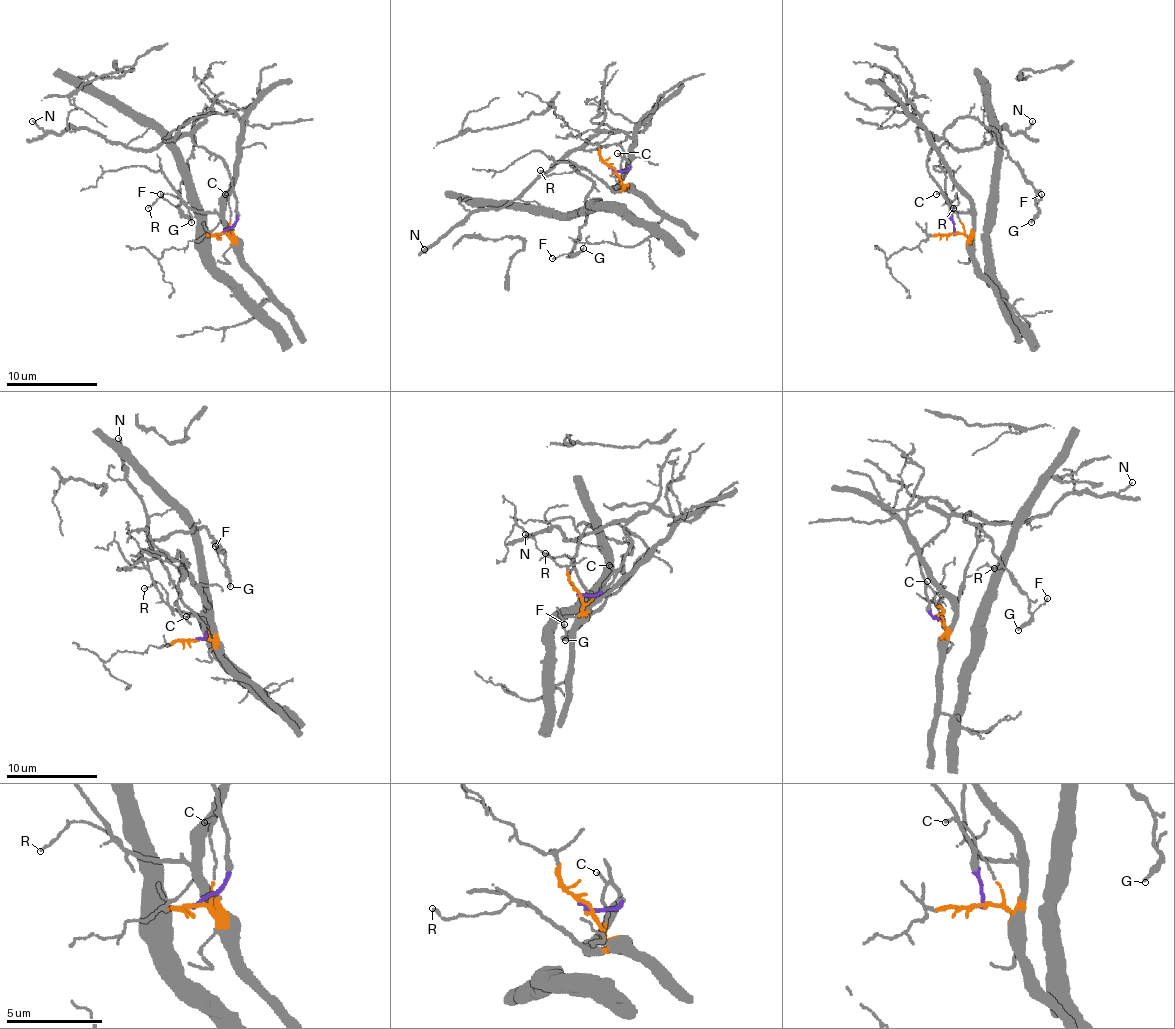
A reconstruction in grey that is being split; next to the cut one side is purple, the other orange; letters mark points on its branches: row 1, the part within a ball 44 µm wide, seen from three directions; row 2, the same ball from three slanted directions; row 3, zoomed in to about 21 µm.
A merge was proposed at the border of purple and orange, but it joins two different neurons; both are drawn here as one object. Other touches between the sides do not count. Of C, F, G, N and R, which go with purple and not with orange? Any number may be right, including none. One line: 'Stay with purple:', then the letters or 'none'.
Stay with purple: F, G, N

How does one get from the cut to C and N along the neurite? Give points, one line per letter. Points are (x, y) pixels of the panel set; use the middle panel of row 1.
C: (612, 170), (621, 181), (621, 158), (617, 154)
N: (612, 170), (628, 168), (619, 145), (580, 149), (562, 156), (498, 209), (471, 211), (425, 250)

